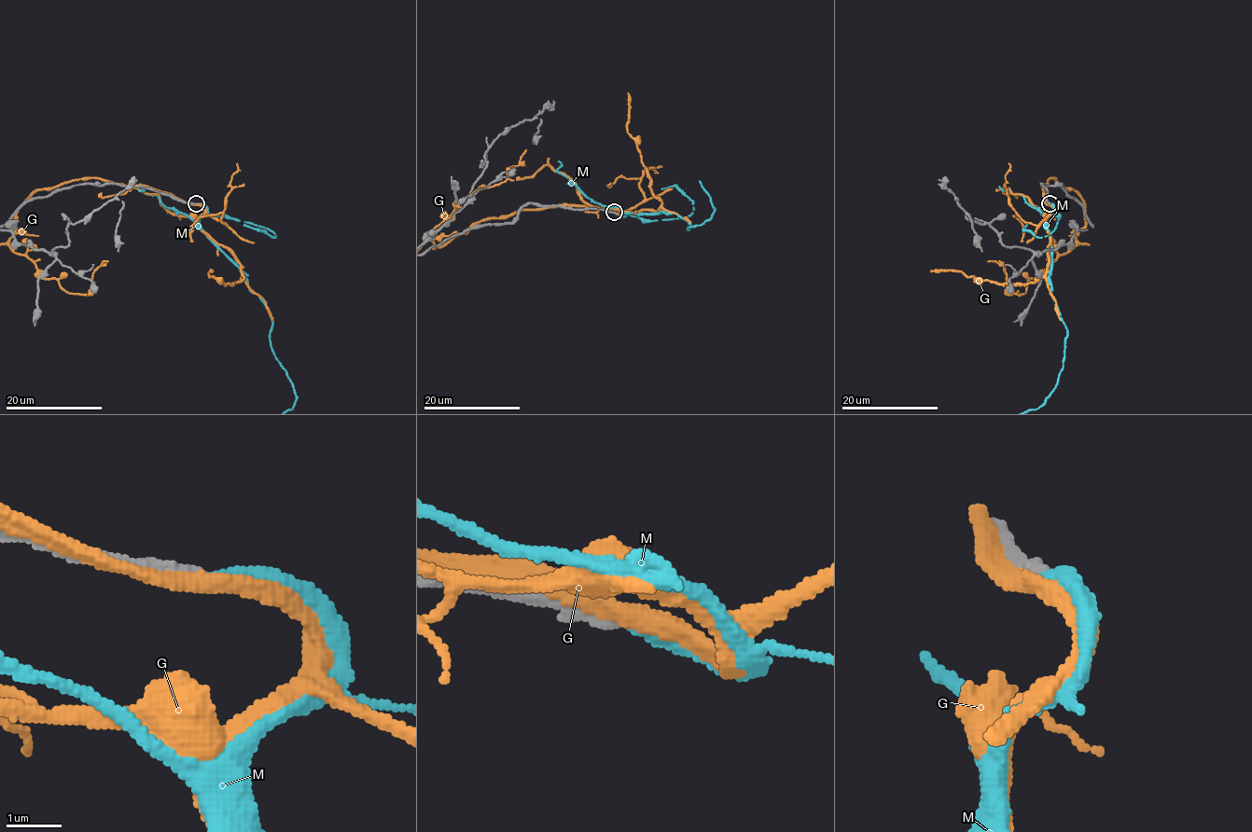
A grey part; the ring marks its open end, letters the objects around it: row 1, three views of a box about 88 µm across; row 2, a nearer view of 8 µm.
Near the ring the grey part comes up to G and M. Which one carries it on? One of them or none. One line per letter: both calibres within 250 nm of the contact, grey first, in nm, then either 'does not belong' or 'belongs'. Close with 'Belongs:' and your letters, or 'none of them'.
G: 200/280 nm | does not belong
M: 200/190 nm | belongs
Belongs: M

